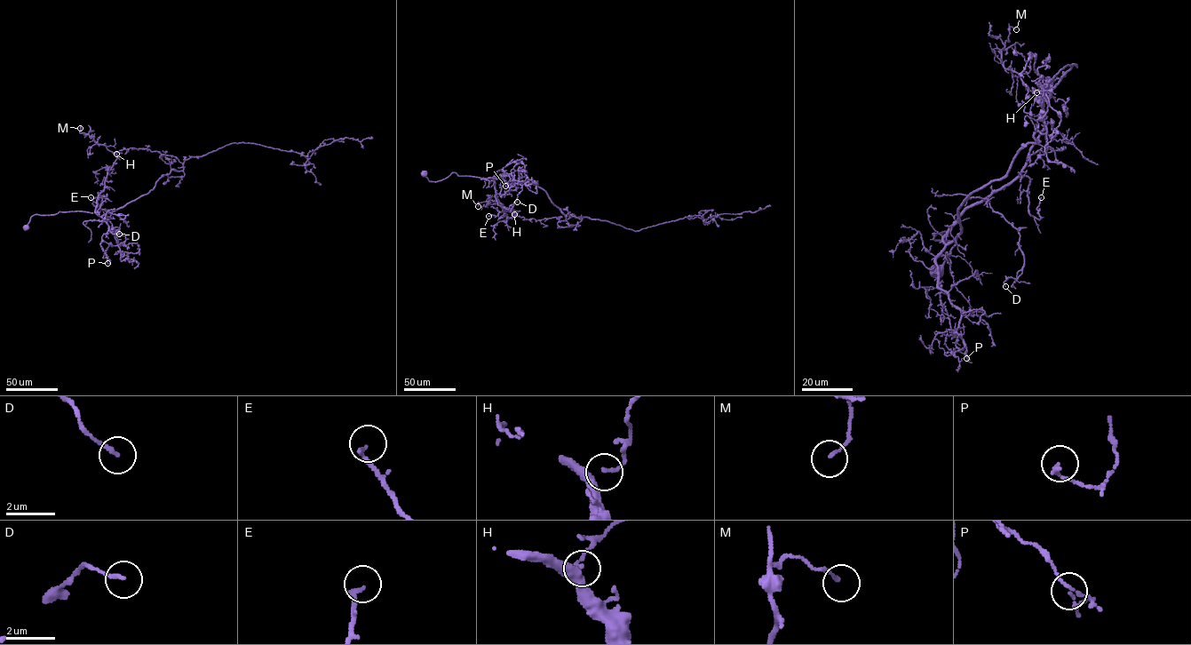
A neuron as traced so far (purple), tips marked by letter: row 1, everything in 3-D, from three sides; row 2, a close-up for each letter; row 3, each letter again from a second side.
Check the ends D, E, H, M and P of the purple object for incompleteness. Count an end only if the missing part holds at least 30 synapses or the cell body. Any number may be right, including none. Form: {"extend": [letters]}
{"extend": []}

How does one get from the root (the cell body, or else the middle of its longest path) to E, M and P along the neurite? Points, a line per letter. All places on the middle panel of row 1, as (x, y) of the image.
E: (424, 173), (434, 181), (453, 172), (492, 178), (502, 211), (488, 216)
M: (424, 173), (434, 181), (453, 172), (492, 178), (505, 215), (515, 215), (492, 200), (478, 206)
P: (424, 173), (429, 181), (436, 181), (453, 172), (488, 178), (505, 173), (498, 178), (507, 183), (505, 186)

